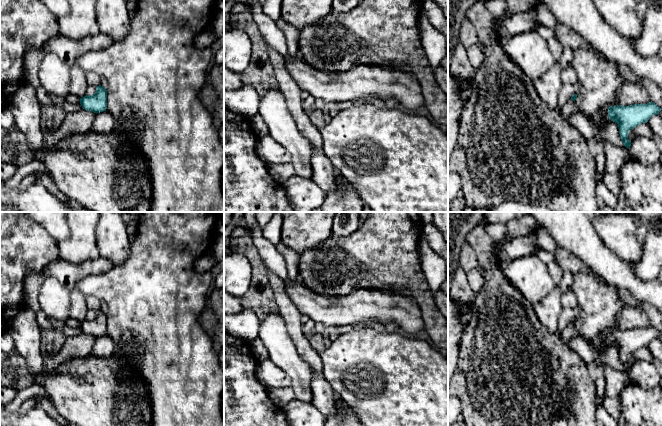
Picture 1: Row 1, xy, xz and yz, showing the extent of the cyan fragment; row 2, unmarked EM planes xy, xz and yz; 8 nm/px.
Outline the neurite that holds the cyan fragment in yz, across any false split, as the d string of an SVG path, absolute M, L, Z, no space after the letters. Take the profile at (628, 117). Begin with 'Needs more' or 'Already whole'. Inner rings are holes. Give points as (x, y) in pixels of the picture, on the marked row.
Already whole. M652 101L647 104L617 105L608 108L608 117L618 124L621 140L628 149L632 144L628 139L629 131L642 123L647 123L651 116L658 115L661 110Z

